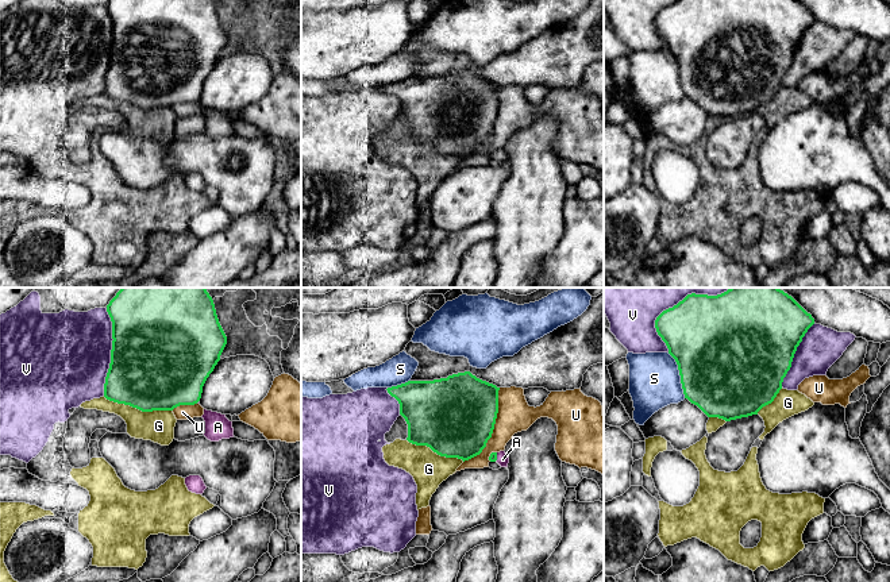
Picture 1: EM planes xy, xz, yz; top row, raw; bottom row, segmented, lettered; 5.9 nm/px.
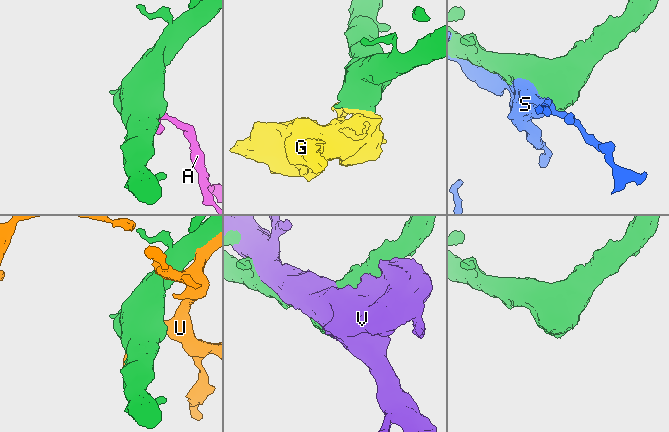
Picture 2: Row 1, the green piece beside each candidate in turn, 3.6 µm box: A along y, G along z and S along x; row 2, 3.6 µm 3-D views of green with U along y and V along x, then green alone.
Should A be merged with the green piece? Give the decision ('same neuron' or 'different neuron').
same neuron

